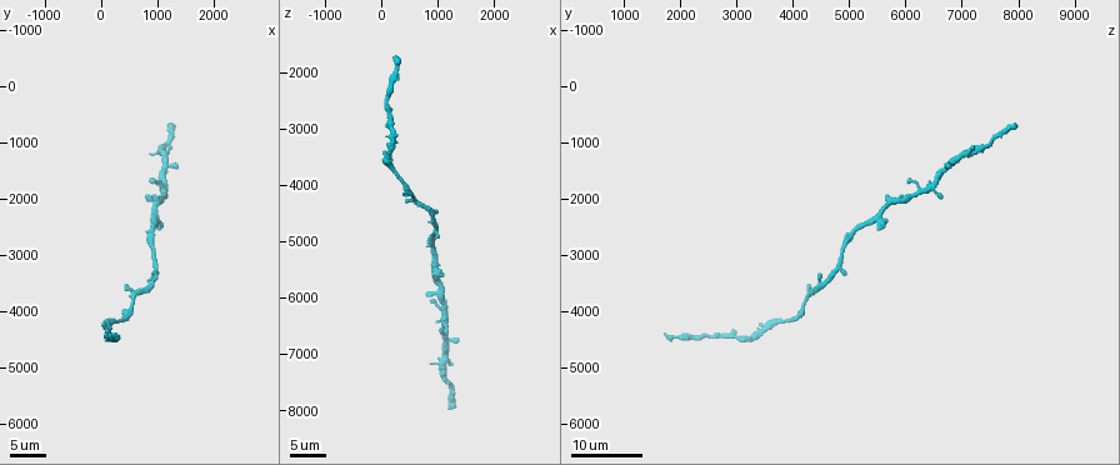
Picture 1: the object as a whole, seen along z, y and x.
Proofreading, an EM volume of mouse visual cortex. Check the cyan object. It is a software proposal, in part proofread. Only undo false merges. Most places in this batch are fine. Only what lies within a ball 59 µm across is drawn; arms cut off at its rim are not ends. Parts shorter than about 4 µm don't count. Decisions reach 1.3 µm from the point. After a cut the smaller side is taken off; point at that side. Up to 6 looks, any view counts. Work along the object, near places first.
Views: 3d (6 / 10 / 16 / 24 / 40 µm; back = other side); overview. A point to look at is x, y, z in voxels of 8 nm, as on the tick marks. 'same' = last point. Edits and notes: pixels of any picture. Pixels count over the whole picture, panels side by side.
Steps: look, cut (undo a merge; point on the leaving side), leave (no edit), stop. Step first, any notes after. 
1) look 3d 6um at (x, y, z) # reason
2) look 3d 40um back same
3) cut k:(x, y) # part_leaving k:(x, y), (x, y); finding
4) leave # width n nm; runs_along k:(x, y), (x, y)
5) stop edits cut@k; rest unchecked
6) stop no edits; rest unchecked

look 3d 24um at (900, 3000, 4800)

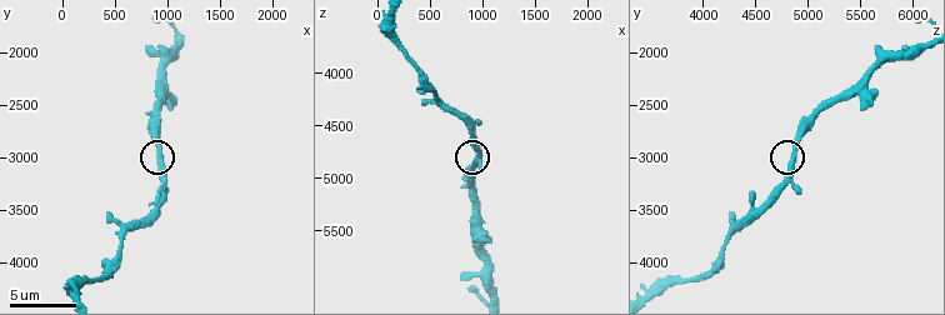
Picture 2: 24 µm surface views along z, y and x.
look 3d 6um at (920, 3020, 4860) # zoom in

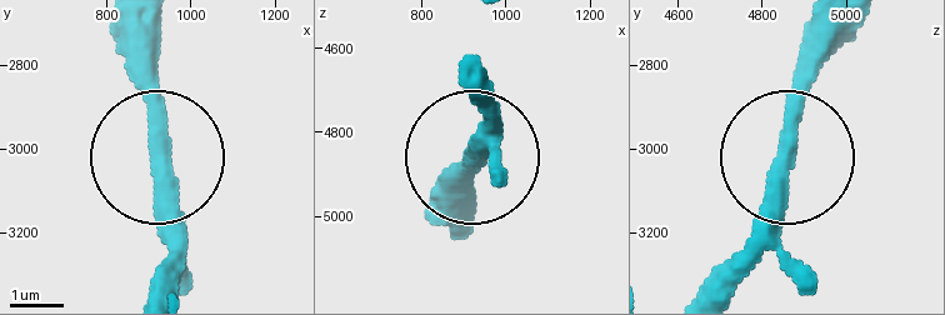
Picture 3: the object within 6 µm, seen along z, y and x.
leave # runs_along 3:(160, 165), (160, 21); one cell here

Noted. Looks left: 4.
look 3d 24um at (250, 4500, 3100) # sudden change in width

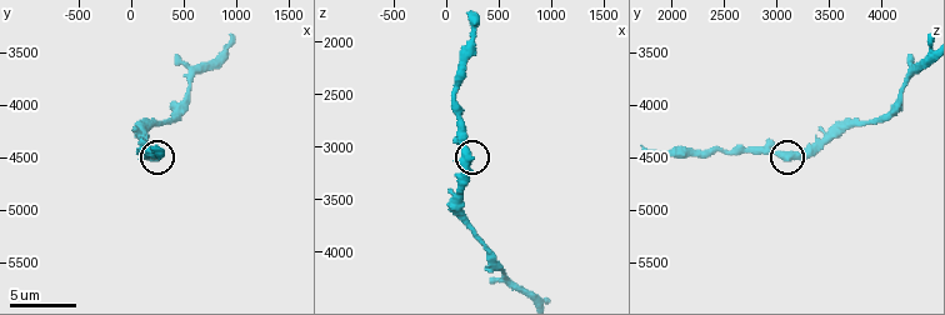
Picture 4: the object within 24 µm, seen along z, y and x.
look 3d 10um at (200, 4480, 3060)

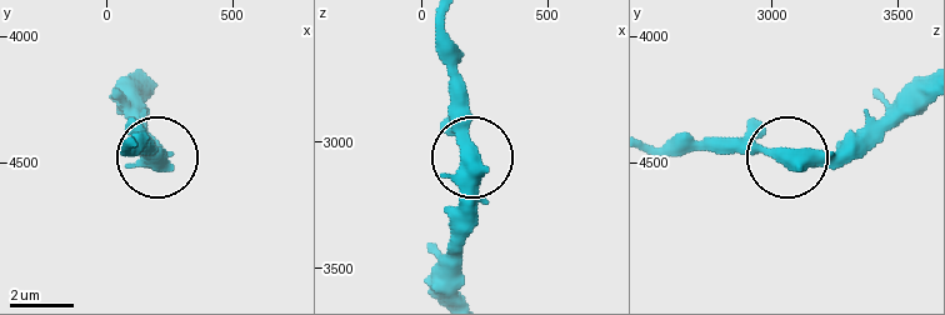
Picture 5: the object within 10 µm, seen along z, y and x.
leave # one cell here

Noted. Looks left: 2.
look 3d 6um at (920, 2460, 5260) # calibre changes

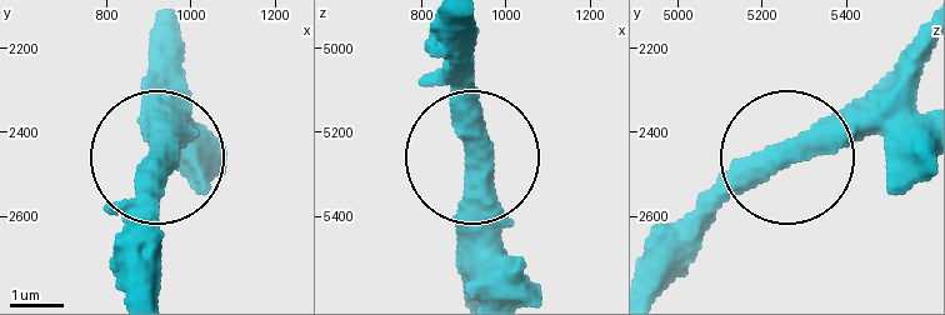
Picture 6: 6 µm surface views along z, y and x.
look 3d 6um back at (935, 2465, 5245)

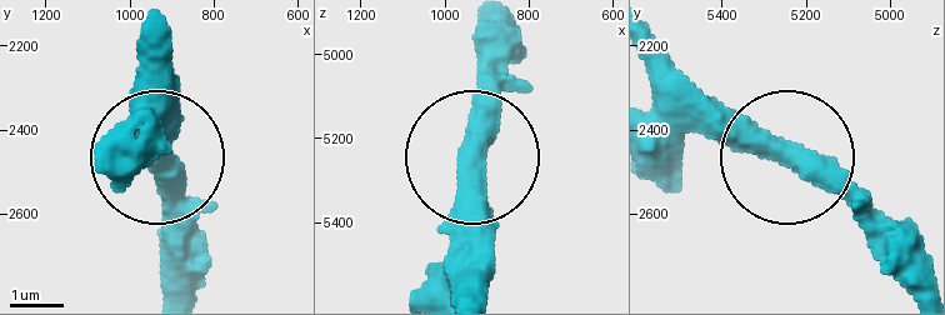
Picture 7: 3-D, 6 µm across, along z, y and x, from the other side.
leave # runs_along 7:(160, 281), (160, 44); continuous, no second cell

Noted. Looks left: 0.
stop no edits; rest unchecked

